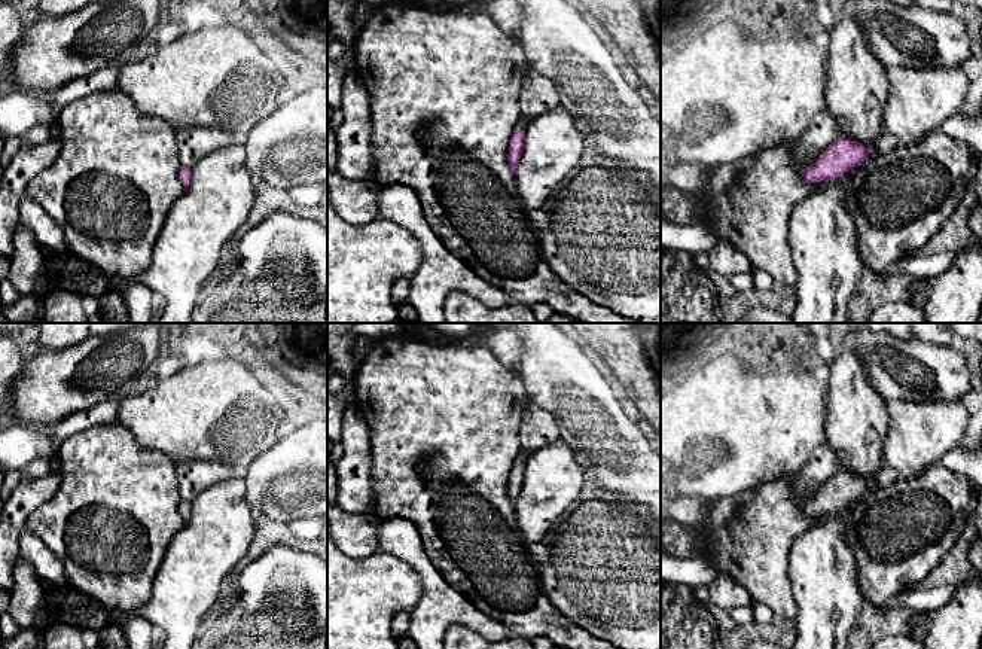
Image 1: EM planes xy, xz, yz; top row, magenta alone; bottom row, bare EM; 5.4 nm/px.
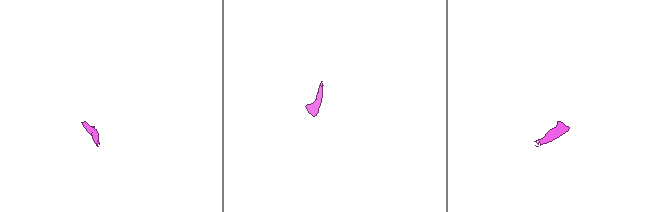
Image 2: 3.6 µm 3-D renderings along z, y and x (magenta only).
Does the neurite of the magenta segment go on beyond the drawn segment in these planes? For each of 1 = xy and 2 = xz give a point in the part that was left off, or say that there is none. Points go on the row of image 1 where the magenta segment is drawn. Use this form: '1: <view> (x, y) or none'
1: none
2: xz (522, 125)

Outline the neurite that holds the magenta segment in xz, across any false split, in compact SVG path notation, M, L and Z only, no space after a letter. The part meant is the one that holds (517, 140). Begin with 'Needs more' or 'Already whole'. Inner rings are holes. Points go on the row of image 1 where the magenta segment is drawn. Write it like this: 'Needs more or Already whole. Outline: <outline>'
Needs more. Outline: M519 121L519 124L516 125L516 130L513 131L513 134L510 137L507 161L509 161L509 167L513 173L516 173L516 168L518 168L521 156L522 156L524 137L525 137L527 127L528 127L528 124L525 121Z

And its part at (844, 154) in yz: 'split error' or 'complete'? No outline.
complete

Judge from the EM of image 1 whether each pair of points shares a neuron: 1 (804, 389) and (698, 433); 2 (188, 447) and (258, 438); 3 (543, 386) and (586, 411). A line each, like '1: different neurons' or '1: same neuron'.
1: same neuron
2: same neuron
3: same neuron

